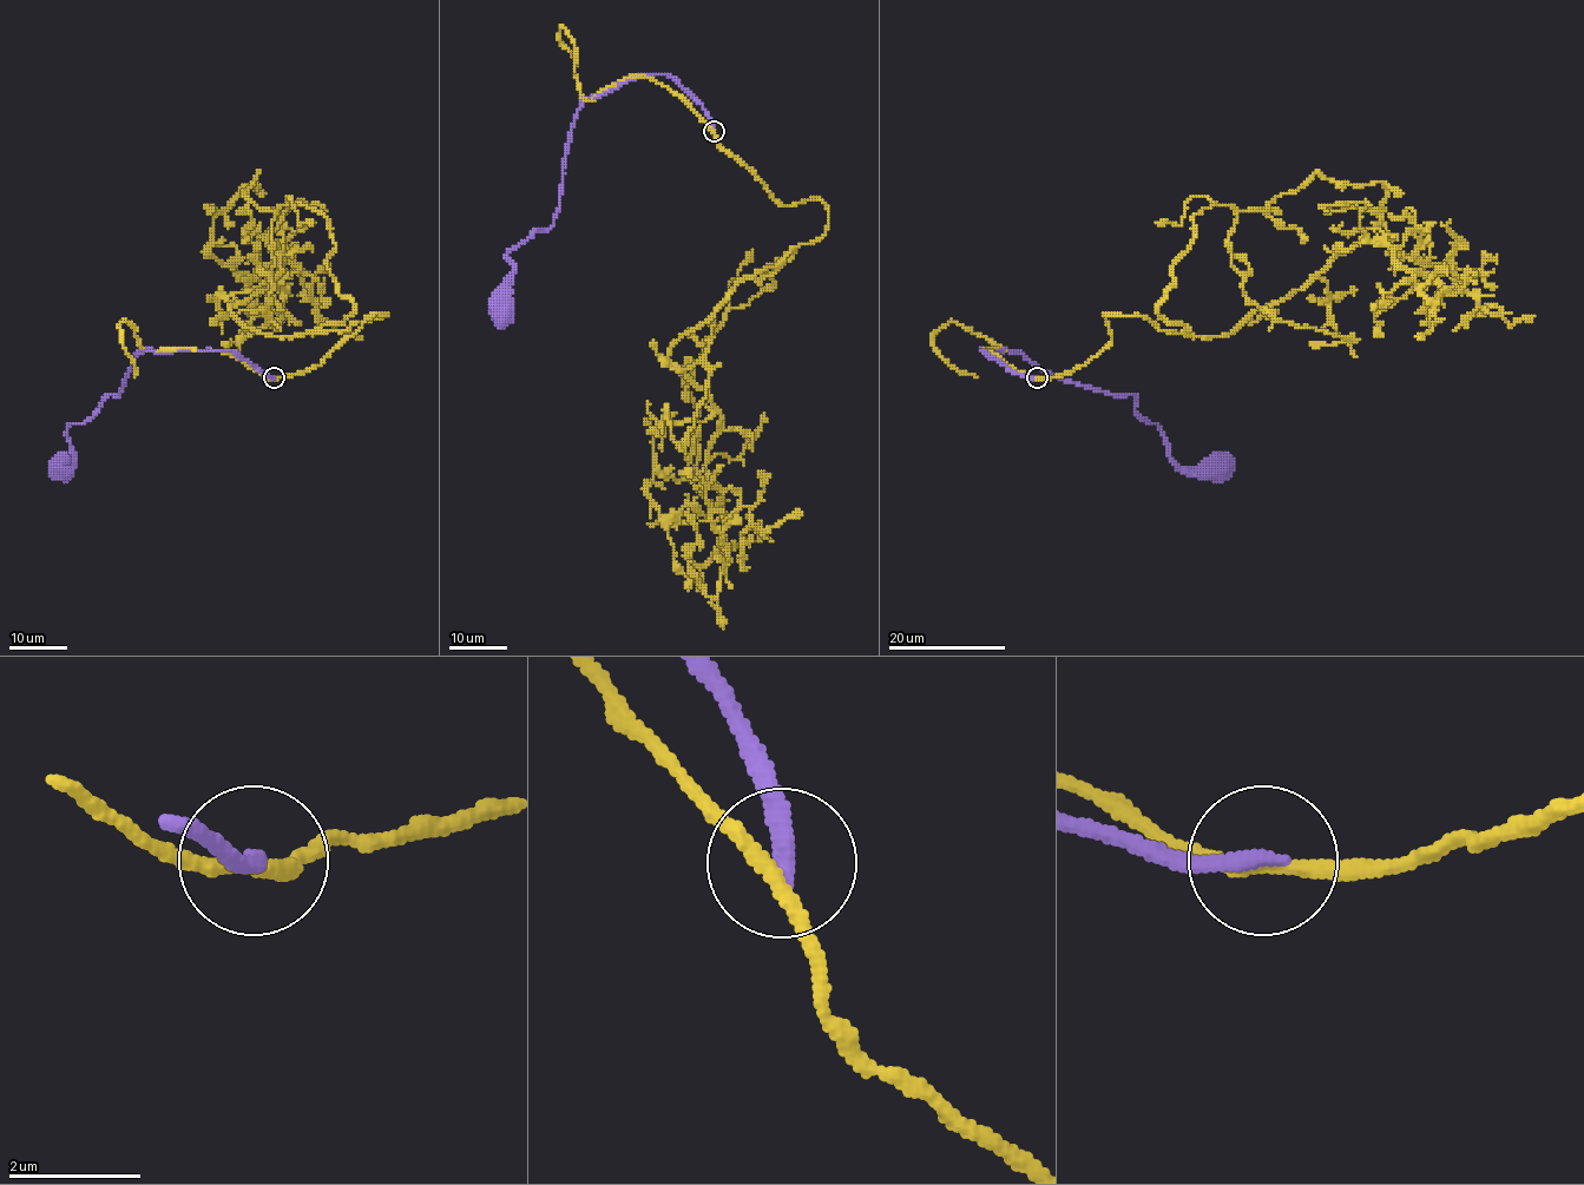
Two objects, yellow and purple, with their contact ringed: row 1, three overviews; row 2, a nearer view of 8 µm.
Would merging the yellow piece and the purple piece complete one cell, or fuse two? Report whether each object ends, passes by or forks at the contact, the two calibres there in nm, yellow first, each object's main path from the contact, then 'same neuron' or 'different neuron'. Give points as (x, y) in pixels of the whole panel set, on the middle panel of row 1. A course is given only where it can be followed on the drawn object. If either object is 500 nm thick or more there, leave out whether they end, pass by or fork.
yellow passes by; purple ends there; 240 nm thick on the yellow side, 280 nm on the other; yellow runs (714, 130), (827, 230), (751, 276), (795, 250), (683, 375), (691, 474), (661, 473), (645, 417); purple runs (714, 130), (707, 110), (666, 74), (641, 74), (584, 101), (557, 215), (507, 252), (513, 270), (504, 314); different neuron

